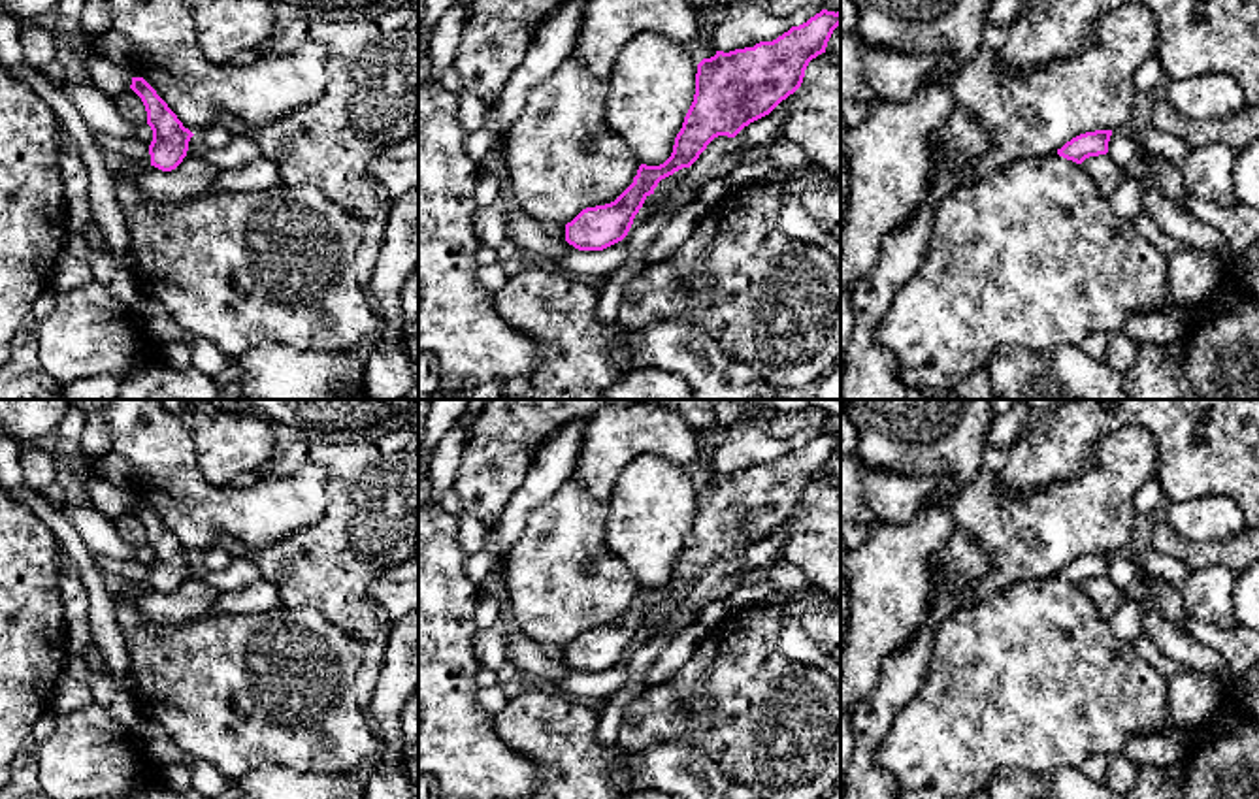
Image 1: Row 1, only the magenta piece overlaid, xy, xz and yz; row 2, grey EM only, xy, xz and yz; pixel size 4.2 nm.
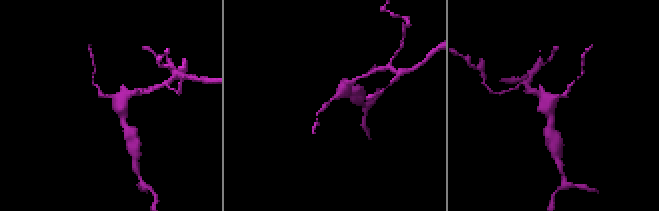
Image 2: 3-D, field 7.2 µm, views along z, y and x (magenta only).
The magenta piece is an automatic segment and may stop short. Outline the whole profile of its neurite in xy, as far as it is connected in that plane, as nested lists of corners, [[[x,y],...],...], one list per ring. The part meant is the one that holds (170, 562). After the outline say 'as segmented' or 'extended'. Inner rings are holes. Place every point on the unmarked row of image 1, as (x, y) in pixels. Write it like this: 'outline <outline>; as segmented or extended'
outline [[[132,499],[130,511],[141,520],[147,533],[147,546],[153,552],[153,563],[149,567],[151,588],[162,594],[175,592],[187,579],[188,563],[194,556],[183,548],[143,499]]]; as segmented

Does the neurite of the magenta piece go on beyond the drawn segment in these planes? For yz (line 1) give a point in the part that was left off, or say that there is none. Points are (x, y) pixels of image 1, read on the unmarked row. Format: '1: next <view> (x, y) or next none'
1: next none

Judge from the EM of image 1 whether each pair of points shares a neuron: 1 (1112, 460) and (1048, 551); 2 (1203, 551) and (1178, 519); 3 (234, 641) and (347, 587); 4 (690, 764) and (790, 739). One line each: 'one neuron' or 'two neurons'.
1: one neuron
2: two neurons
3: two neurons
4: two neurons

